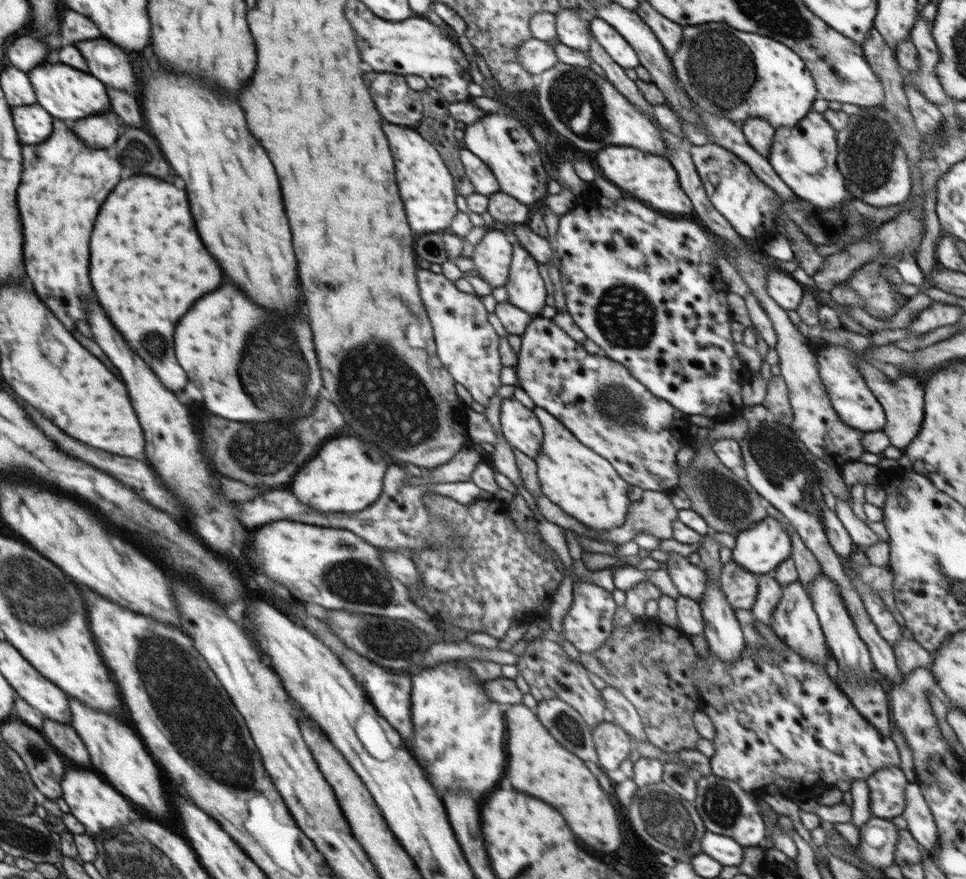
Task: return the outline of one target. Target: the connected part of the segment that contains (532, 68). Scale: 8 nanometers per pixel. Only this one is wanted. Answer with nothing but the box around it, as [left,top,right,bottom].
[515,37,560,77]

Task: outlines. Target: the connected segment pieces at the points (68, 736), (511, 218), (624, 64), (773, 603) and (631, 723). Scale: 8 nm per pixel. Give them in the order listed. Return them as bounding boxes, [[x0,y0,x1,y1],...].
[[42,717,90,766],[487,192,530,225],[589,17,639,70],[751,574,783,623],[601,686,649,741]]

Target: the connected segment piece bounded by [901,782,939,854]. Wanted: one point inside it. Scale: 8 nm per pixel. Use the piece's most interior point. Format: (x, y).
(921, 824)

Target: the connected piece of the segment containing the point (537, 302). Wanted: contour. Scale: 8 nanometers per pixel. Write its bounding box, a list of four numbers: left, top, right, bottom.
[504,242,546,318]

